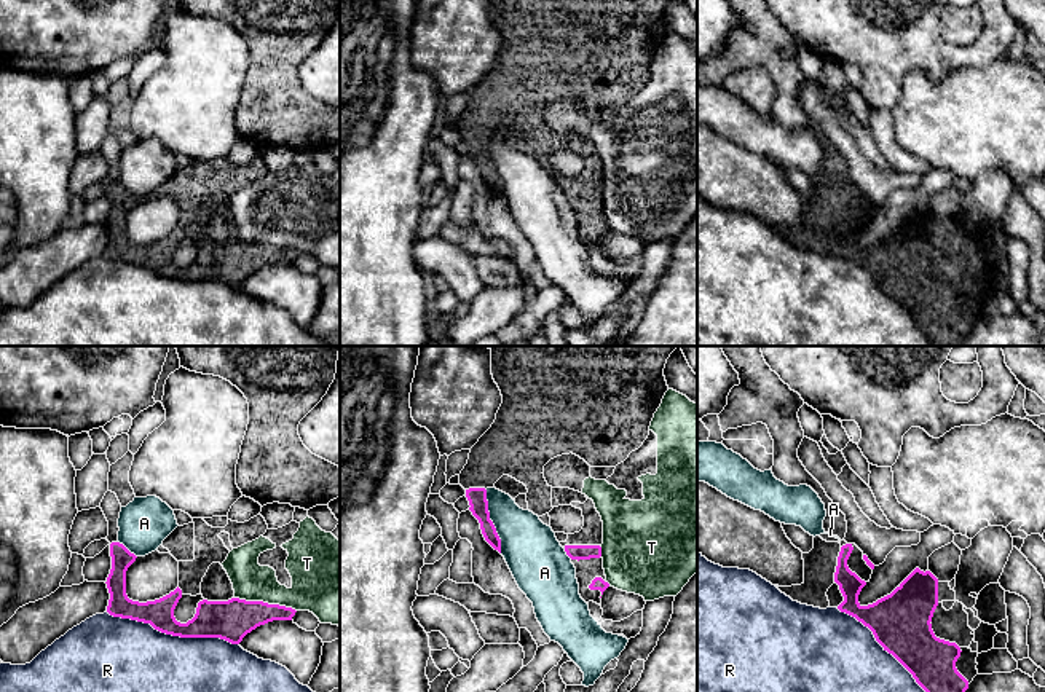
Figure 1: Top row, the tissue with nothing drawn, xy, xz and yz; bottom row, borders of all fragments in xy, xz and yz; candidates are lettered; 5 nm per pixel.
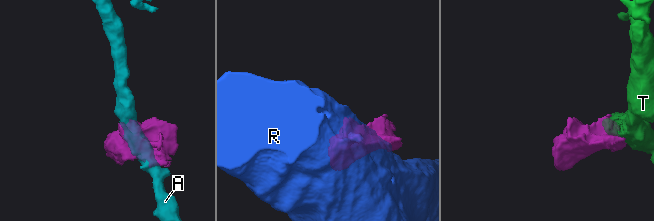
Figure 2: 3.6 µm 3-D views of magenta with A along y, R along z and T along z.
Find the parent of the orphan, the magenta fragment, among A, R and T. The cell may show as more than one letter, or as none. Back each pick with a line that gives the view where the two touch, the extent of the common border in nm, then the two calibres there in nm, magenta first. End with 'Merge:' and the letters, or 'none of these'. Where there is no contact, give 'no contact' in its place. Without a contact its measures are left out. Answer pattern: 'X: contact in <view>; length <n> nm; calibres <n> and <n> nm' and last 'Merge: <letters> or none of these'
Merge: none of these

